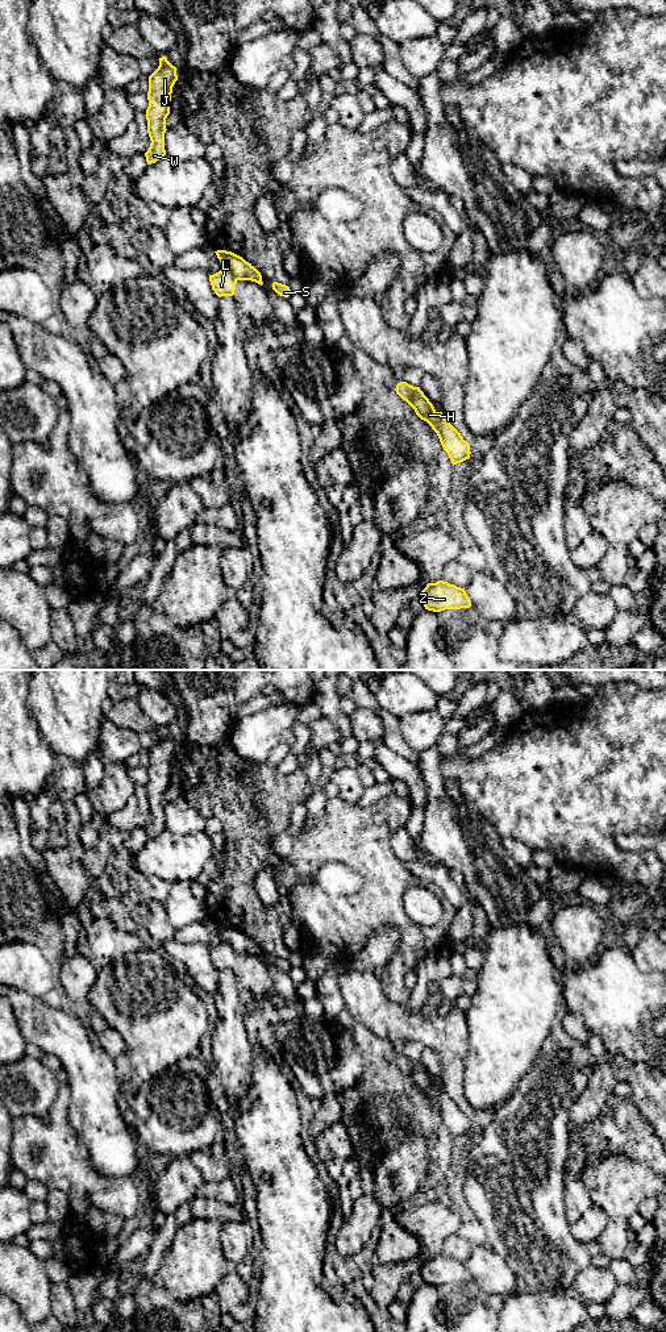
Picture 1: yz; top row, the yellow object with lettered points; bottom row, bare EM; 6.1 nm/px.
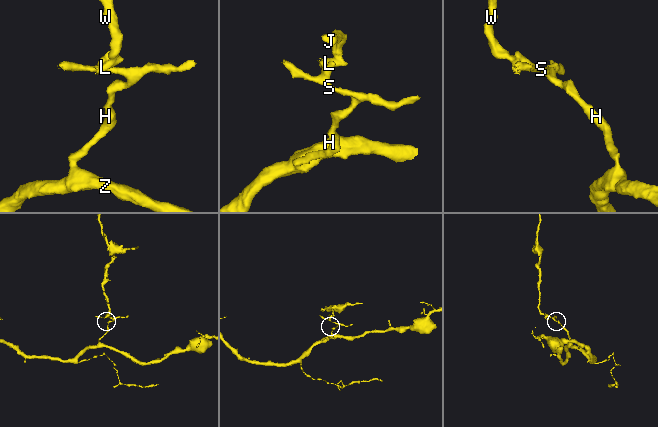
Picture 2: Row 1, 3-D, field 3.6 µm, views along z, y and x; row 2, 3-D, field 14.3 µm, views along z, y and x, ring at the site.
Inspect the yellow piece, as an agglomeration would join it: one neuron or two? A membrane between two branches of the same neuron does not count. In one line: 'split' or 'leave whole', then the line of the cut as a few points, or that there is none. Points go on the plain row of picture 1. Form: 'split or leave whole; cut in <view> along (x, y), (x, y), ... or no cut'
split; cut in yz along (224, 940), (237, 953)

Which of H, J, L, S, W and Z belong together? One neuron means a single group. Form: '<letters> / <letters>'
H S Z / J L W

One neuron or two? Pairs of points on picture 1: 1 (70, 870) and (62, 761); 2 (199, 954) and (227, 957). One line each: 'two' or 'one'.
1: one
2: two

